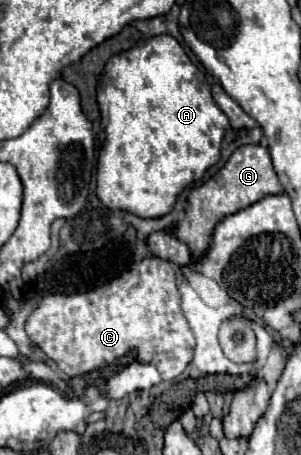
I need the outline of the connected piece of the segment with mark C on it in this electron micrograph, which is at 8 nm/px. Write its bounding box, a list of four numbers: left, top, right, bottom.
[26,258,194,380]

